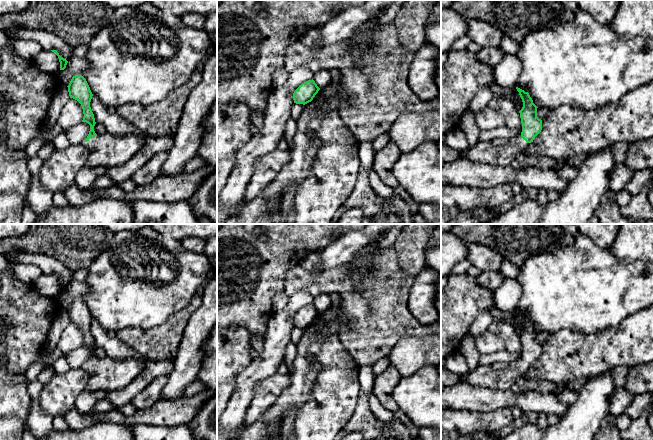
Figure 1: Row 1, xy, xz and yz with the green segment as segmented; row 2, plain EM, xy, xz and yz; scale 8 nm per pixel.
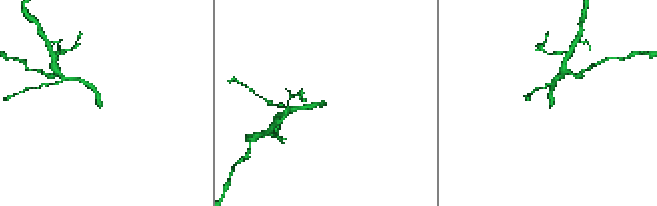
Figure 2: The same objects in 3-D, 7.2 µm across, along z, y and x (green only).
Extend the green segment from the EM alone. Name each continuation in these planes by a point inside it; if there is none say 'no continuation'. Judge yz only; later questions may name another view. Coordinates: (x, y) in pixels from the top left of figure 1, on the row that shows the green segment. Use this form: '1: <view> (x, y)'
1: yz (499, 152)

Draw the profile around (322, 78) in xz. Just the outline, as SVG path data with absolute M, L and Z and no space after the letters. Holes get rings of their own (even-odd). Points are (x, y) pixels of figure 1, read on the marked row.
M321 69L319 72L314 74L313 80L320 89L326 87L331 82L331 75L329 70Z

